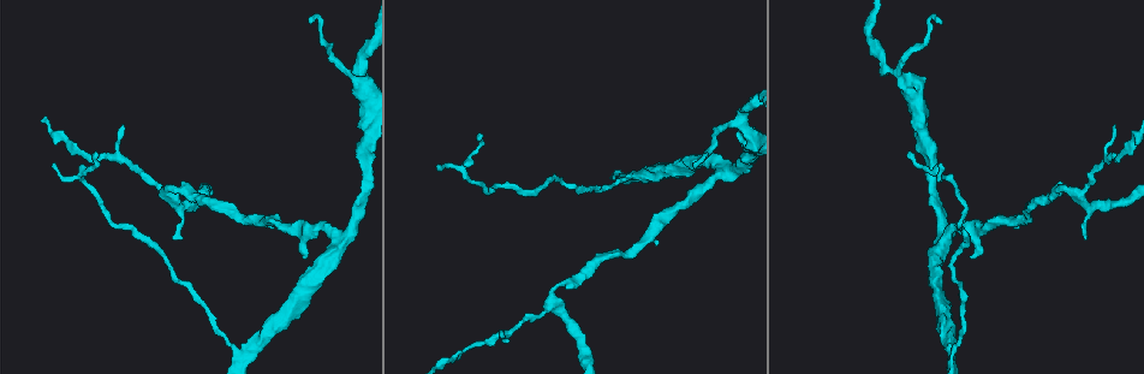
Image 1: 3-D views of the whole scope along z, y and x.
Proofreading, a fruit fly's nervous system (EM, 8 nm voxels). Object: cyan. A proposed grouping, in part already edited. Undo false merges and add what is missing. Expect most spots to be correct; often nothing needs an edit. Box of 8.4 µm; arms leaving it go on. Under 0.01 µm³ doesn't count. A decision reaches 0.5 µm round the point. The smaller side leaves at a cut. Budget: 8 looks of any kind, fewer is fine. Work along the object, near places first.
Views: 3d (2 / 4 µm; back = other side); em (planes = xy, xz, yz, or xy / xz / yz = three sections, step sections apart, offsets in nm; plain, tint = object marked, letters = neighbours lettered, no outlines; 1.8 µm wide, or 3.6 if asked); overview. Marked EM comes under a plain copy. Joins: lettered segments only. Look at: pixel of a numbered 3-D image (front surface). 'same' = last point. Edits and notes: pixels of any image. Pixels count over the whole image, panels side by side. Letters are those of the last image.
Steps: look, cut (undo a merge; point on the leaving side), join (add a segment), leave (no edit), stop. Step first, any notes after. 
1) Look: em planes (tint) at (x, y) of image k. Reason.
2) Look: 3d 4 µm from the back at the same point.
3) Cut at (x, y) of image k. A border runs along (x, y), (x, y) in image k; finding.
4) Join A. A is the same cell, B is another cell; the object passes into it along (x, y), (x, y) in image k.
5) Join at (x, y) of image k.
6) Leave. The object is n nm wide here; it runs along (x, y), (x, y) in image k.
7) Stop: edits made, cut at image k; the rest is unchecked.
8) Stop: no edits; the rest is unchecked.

Look: 3d 2 µm at (309, 18) of image 1. Tapers out.

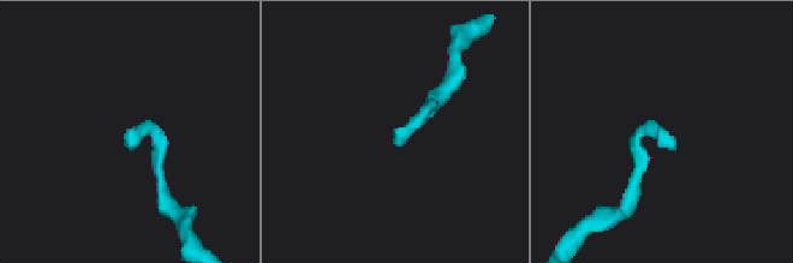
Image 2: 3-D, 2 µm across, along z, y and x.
Look: em planes (letters) at (674, 141) of image 2. Now the EM.

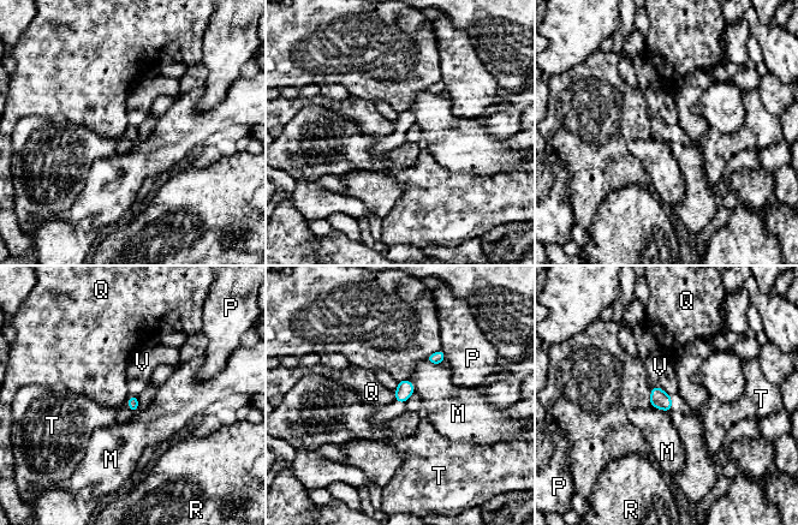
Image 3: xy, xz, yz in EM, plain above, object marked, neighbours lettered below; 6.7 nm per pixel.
Leave. The longest contact is with V, 140 nm; M, P, Q, R, T and V are other cells; a border runs along (651, 386), (662, 388), (670, 395) in image 3; none of them fits.

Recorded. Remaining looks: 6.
Look: em xy step 16 (tint) at (741, 125) of image 1. Thin arm on a thick one.

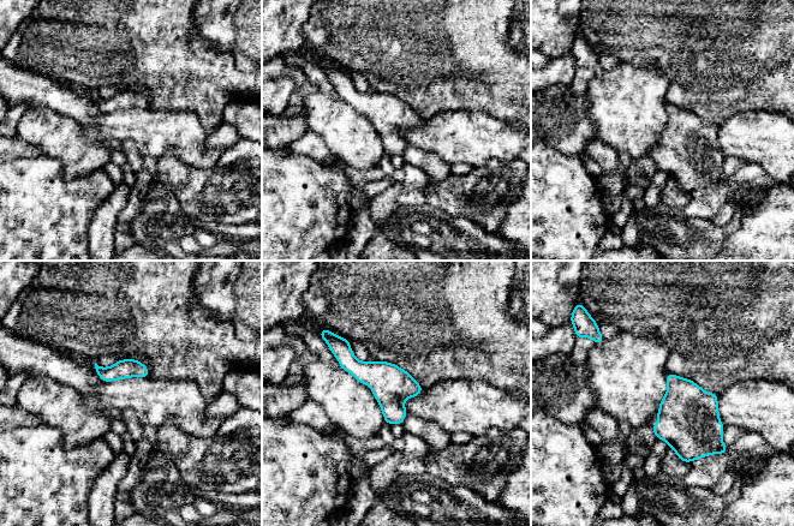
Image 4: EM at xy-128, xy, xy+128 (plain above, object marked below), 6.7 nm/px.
Look: em planes (tint) at the same point.

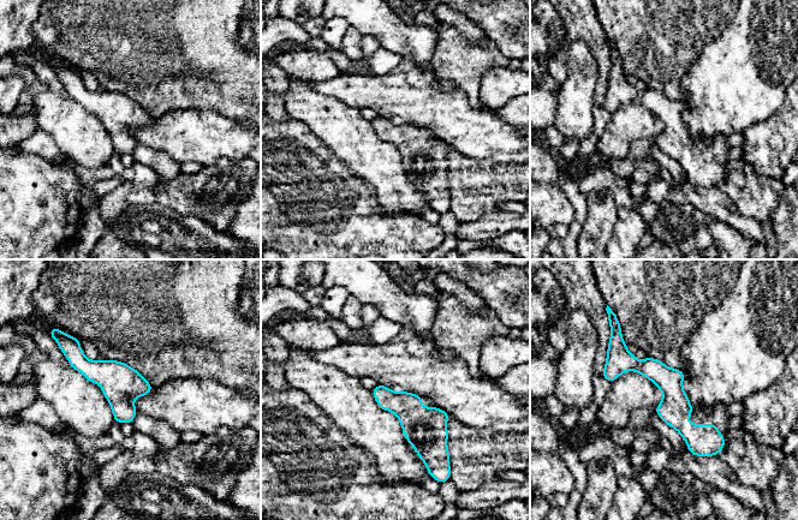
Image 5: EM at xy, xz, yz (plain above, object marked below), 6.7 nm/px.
Look: em planes (letters) at the same point. What lies round it.

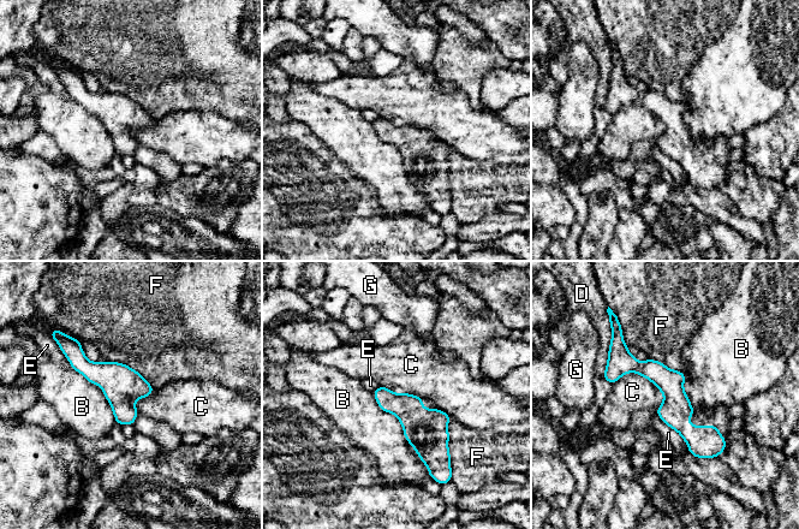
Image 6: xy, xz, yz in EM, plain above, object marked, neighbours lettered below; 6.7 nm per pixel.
Leave. B, C, D, E, F and G are other cells; a border runs along (613, 382), (634, 372), (663, 402) in image 6; one neuron here.

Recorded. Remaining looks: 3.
Look: 3d 4 µm at (1076, 192) of image 1. Branch point.

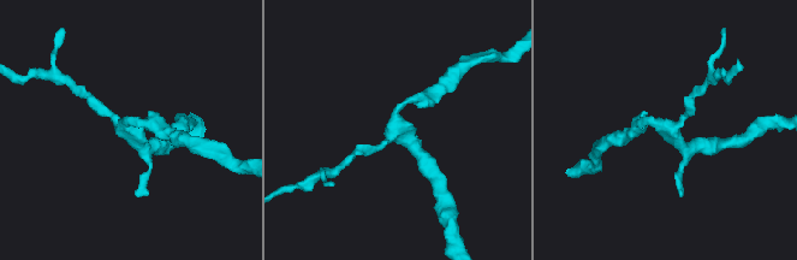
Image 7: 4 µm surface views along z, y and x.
Look: em xz step 16 (tint) at (397, 122) of image 7. 3 arms meet here.

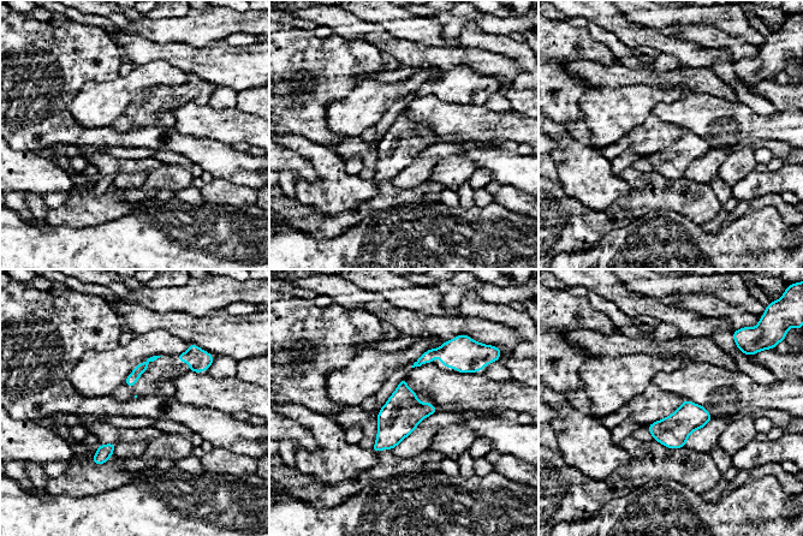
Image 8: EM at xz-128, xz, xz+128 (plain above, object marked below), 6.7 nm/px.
Look: em planes (letters) at the same point.

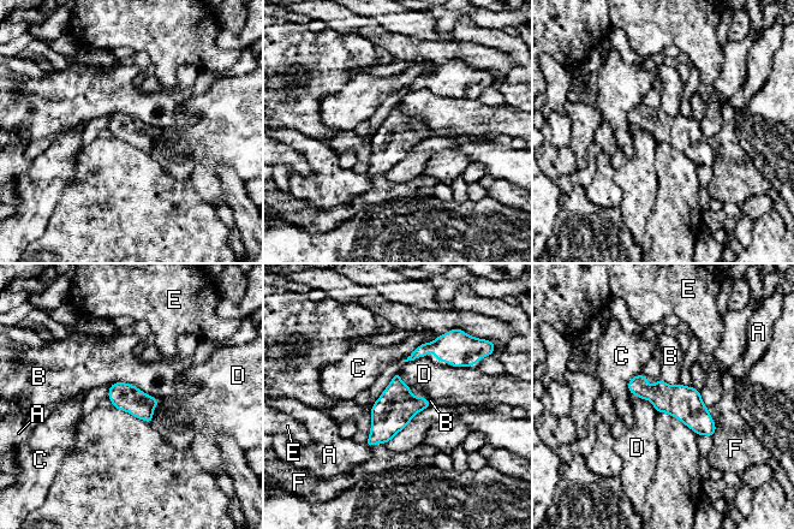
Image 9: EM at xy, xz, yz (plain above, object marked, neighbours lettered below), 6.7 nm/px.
Leave. A, B, C, D, E and F are other cells; it runs along (631, 384), (681, 402), (711, 432) in image 9; continuous, no second neuron.

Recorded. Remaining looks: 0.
Stop: no edits; the rest is unchecked.

